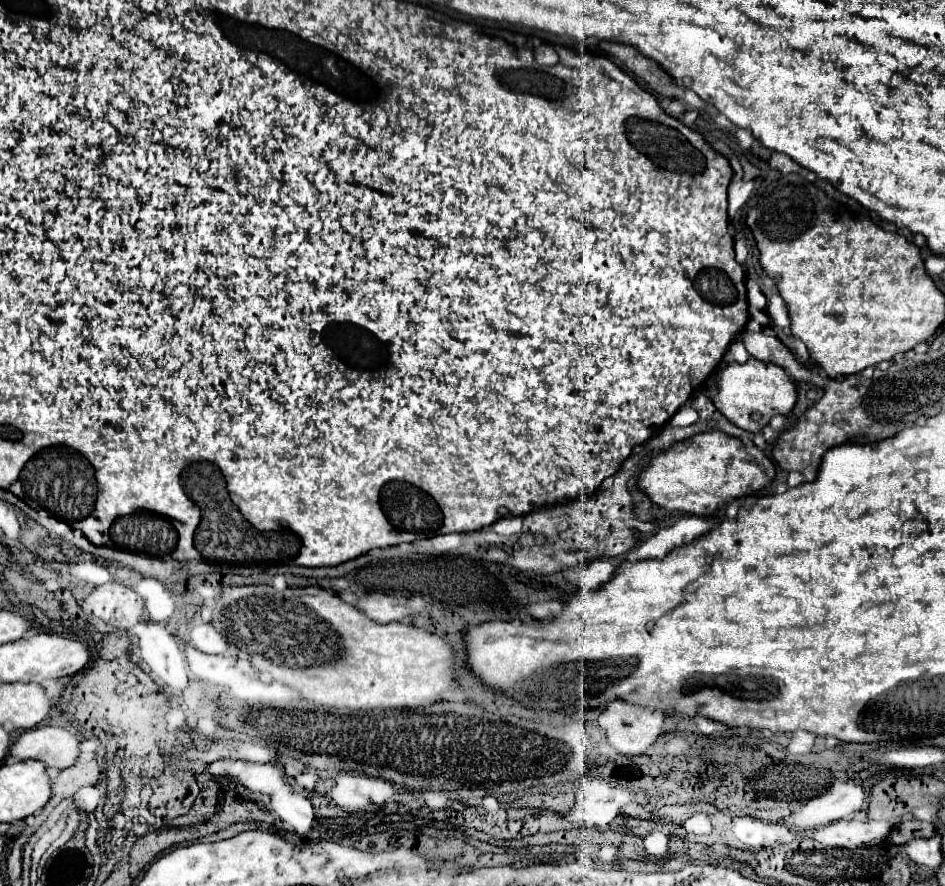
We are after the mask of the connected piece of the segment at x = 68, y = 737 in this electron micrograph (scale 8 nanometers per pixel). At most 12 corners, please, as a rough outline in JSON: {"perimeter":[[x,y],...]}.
{"perimeter":[[62,727],[20,733],[10,747],[18,761],[38,759],[66,769],[80,737]]}

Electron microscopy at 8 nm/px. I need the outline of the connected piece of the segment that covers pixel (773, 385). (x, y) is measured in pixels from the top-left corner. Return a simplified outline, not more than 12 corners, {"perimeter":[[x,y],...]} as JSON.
{"perimeter":[[758,359],[714,375],[716,409],[758,433],[788,415],[796,389],[786,371]]}

